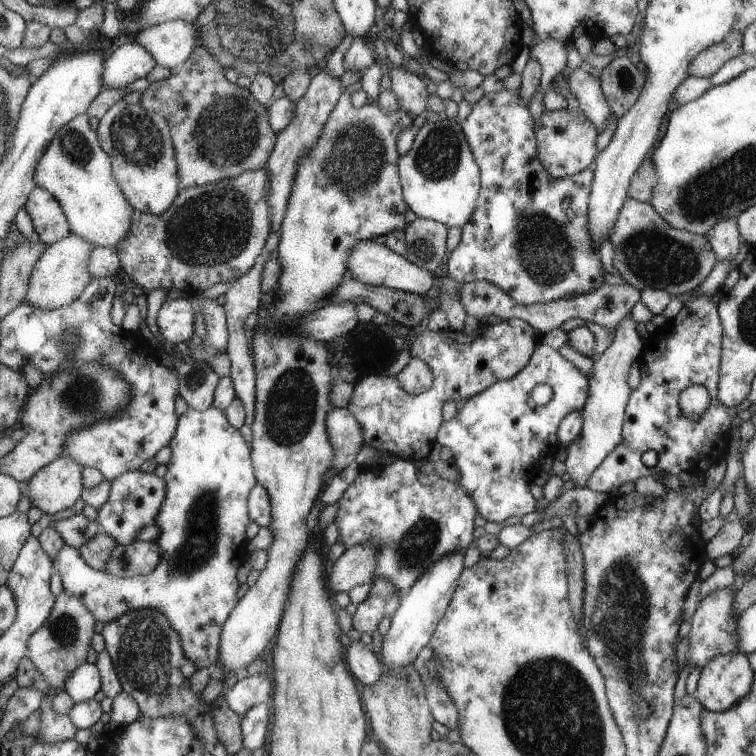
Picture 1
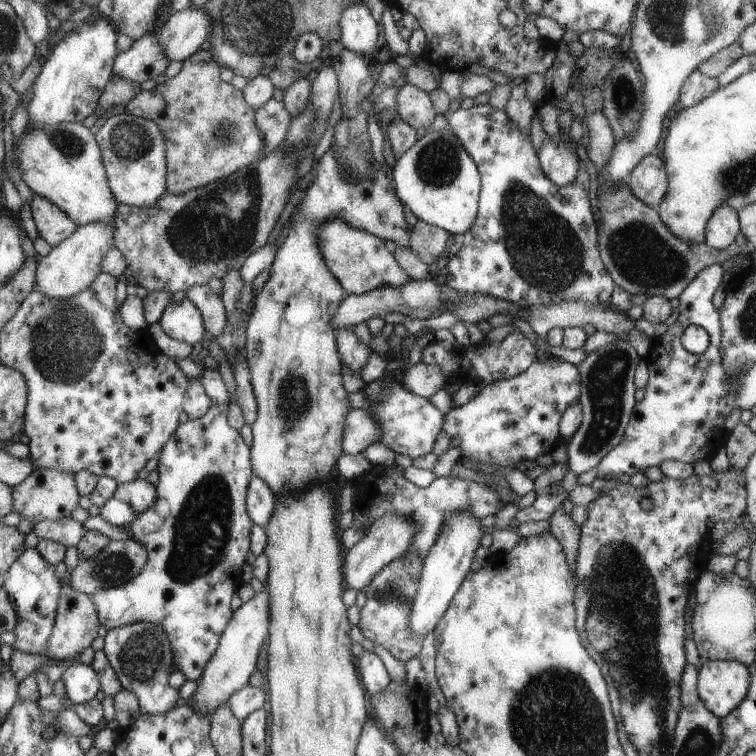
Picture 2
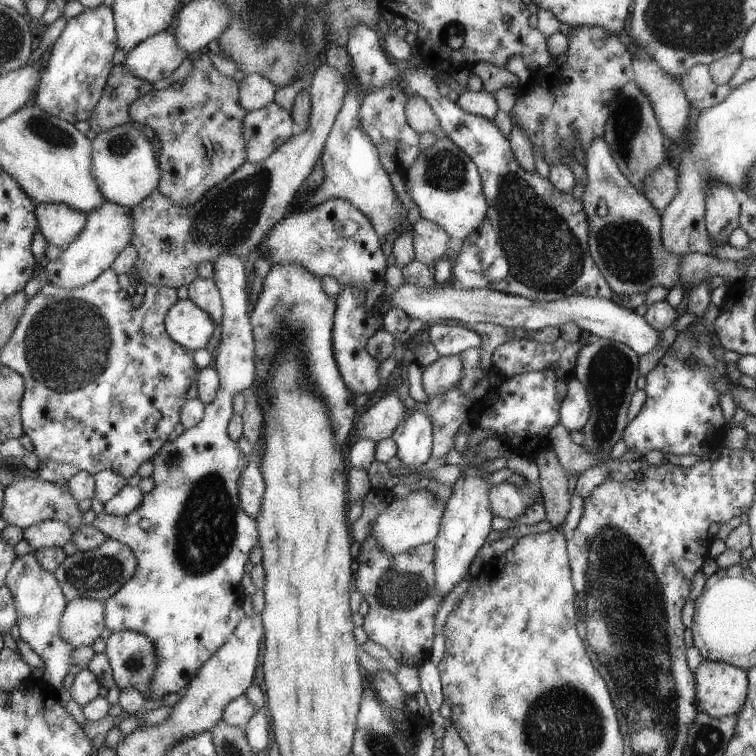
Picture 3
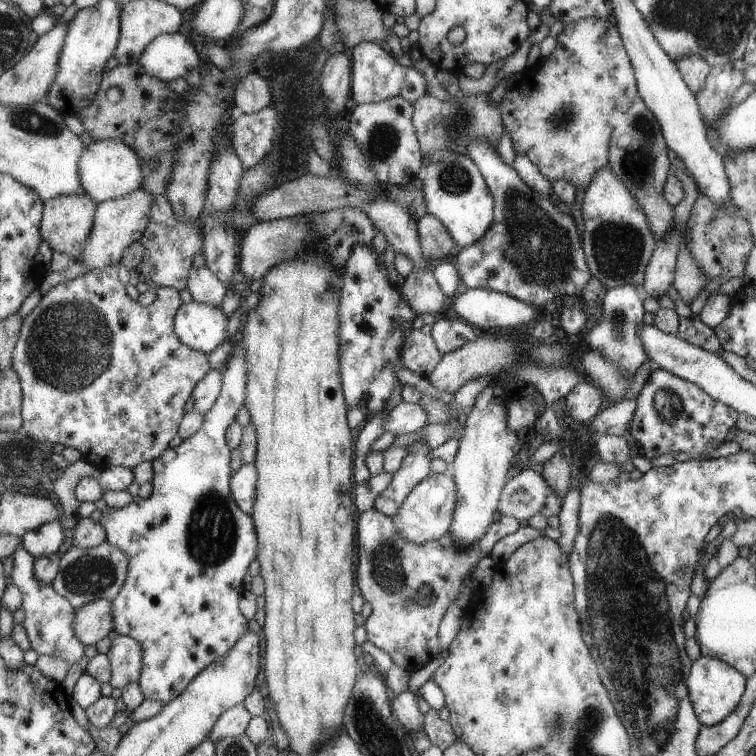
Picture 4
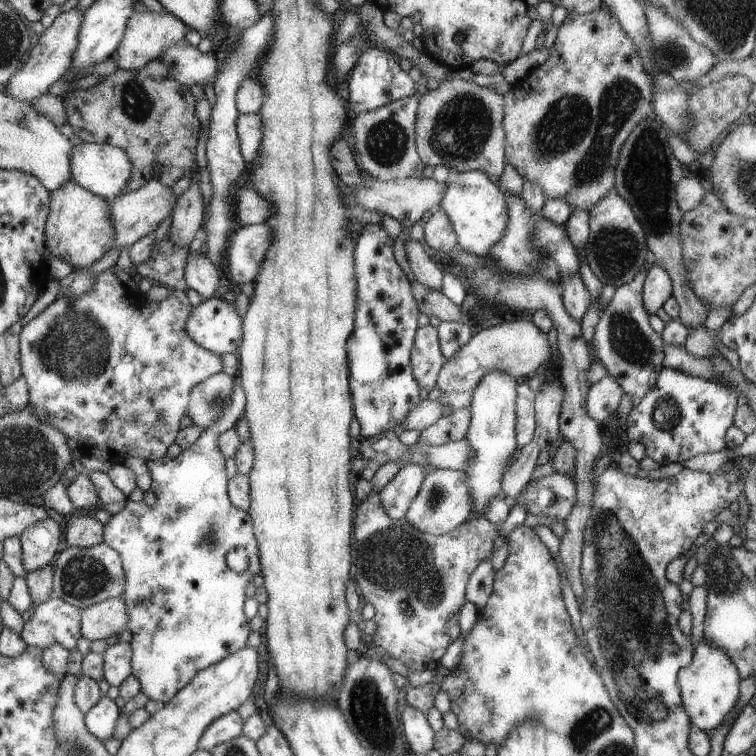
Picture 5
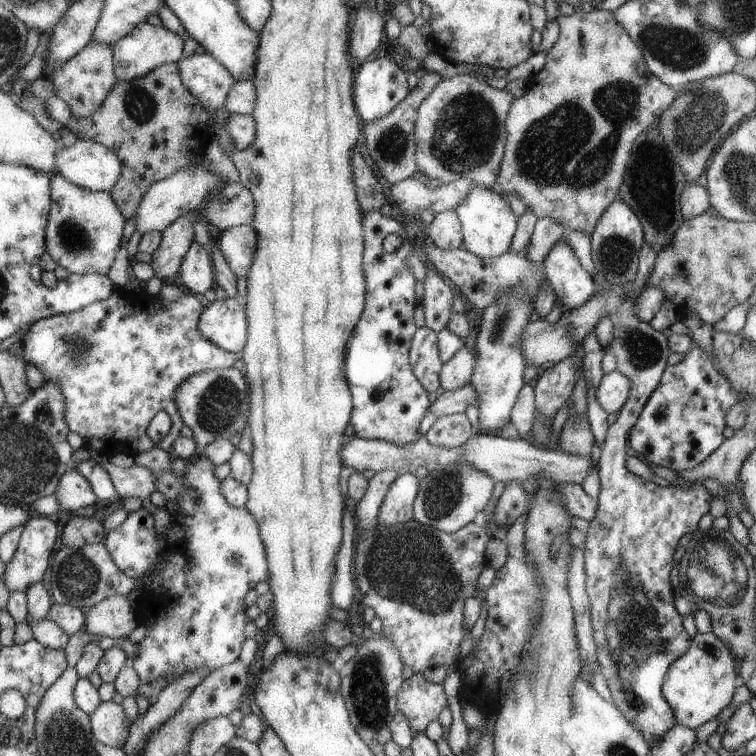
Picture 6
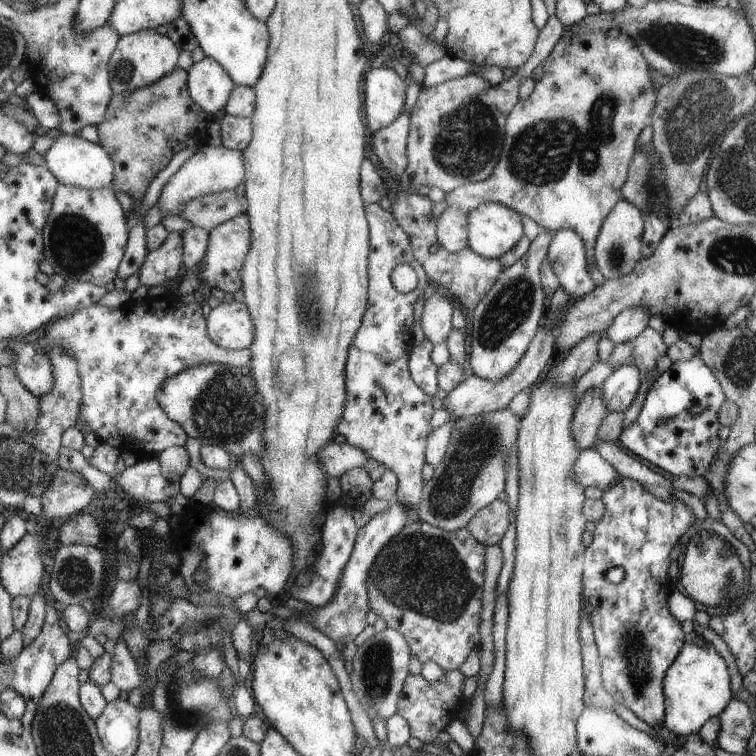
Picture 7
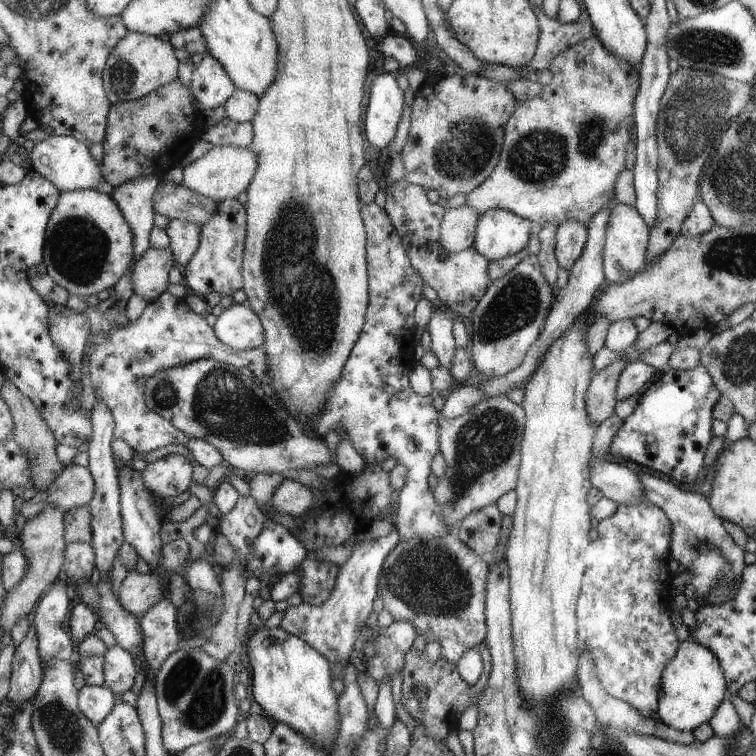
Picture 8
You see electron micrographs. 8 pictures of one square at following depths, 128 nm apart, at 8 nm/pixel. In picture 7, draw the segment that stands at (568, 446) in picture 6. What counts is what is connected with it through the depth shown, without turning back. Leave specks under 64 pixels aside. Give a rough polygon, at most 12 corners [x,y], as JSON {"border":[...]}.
{"border":[[599,387],[581,396],[570,423],[580,451],[593,448],[605,416]]}

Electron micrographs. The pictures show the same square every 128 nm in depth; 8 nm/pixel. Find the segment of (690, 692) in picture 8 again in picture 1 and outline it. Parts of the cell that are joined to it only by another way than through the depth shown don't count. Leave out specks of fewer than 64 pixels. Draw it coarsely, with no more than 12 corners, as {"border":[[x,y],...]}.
{"border":[[743,652],[701,668],[694,698],[718,713],[750,691],[754,670]]}

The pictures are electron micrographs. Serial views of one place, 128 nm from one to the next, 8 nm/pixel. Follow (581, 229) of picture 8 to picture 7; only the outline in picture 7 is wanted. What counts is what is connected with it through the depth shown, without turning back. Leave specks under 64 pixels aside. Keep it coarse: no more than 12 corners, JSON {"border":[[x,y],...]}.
{"border":[[556,231],[546,260],[565,294],[577,300],[596,285],[583,242]]}

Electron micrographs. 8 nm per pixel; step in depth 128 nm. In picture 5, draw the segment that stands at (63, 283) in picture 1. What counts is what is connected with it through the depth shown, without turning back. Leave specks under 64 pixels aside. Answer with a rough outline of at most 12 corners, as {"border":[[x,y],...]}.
{"border":[[151,179],[110,203],[113,245],[133,244],[172,214],[177,196]]}

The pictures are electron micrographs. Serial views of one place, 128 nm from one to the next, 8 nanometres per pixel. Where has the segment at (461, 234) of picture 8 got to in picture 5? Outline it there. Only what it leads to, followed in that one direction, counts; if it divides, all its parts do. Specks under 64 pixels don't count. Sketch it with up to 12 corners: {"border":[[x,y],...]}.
{"border":[[441,208],[422,226],[429,247],[453,249],[456,232]]}

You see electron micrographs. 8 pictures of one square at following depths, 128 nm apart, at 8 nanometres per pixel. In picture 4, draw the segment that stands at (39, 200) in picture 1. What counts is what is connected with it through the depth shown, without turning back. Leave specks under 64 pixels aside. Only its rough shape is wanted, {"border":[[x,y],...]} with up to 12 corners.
{"border":[[87,194],[54,196],[44,204],[42,237],[77,259],[93,224]]}

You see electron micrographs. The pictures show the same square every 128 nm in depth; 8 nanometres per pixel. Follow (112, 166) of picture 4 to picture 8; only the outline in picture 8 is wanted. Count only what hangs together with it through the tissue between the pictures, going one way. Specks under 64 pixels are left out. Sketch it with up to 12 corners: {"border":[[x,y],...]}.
{"border":[[49,135],[31,169],[58,191],[93,189],[101,164],[74,137]]}

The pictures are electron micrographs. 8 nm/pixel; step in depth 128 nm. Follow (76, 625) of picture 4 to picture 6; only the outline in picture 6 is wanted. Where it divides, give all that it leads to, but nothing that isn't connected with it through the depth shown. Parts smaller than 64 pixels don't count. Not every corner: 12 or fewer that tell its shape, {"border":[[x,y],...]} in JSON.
{"border":[[126,595],[90,607],[90,637],[120,640],[139,624]]}

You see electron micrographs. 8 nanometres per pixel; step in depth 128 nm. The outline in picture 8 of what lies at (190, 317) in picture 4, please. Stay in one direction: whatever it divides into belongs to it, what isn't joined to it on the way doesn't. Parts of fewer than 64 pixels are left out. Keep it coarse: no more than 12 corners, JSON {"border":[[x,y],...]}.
{"border":[[245,302],[216,310],[212,329],[222,344],[263,344],[259,317]]}

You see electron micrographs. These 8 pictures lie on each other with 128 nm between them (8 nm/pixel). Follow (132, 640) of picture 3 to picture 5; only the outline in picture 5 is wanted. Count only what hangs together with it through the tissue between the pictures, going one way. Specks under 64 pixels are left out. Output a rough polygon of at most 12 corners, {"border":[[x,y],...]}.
{"border":[[119,641],[102,652],[102,677],[118,687],[130,675],[133,649]]}

